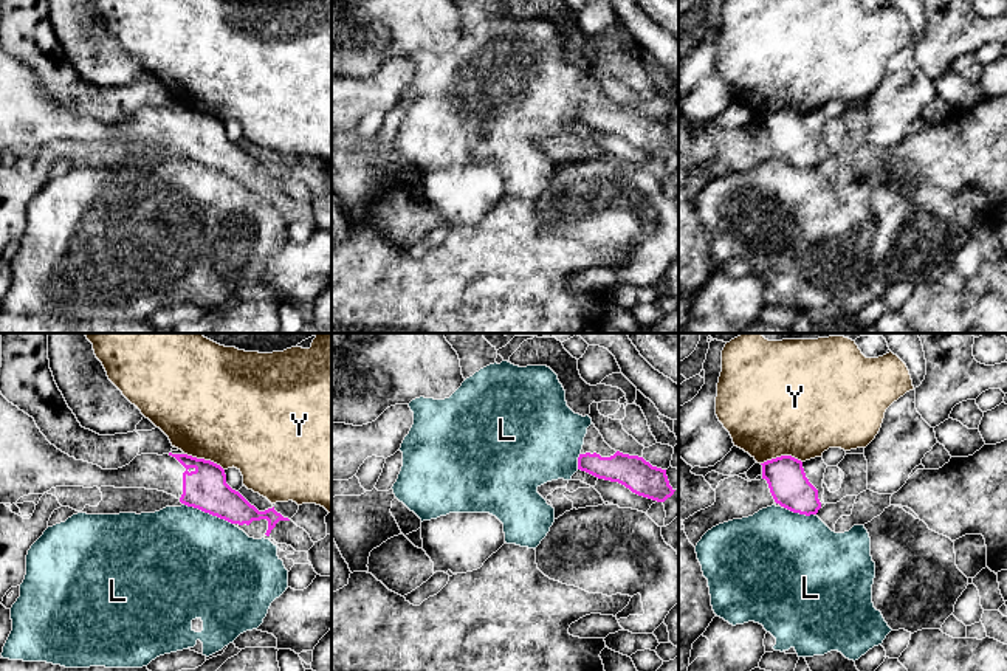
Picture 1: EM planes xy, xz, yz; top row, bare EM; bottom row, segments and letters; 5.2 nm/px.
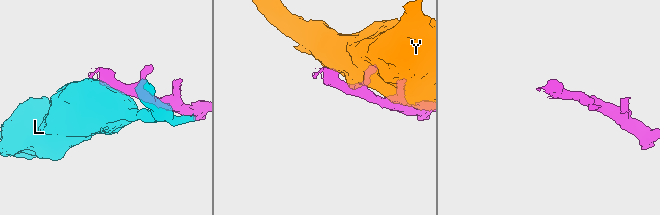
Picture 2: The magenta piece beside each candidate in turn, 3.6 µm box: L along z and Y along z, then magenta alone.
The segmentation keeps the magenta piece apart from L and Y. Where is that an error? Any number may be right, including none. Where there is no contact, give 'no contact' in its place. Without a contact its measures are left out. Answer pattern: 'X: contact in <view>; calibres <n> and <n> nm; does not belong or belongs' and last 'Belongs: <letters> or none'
L: contact in xy; calibres 220 and 500 nm; does not belong
Y: contact in yz; calibres 200 and 500 nm; does not belong
Belongs: none

